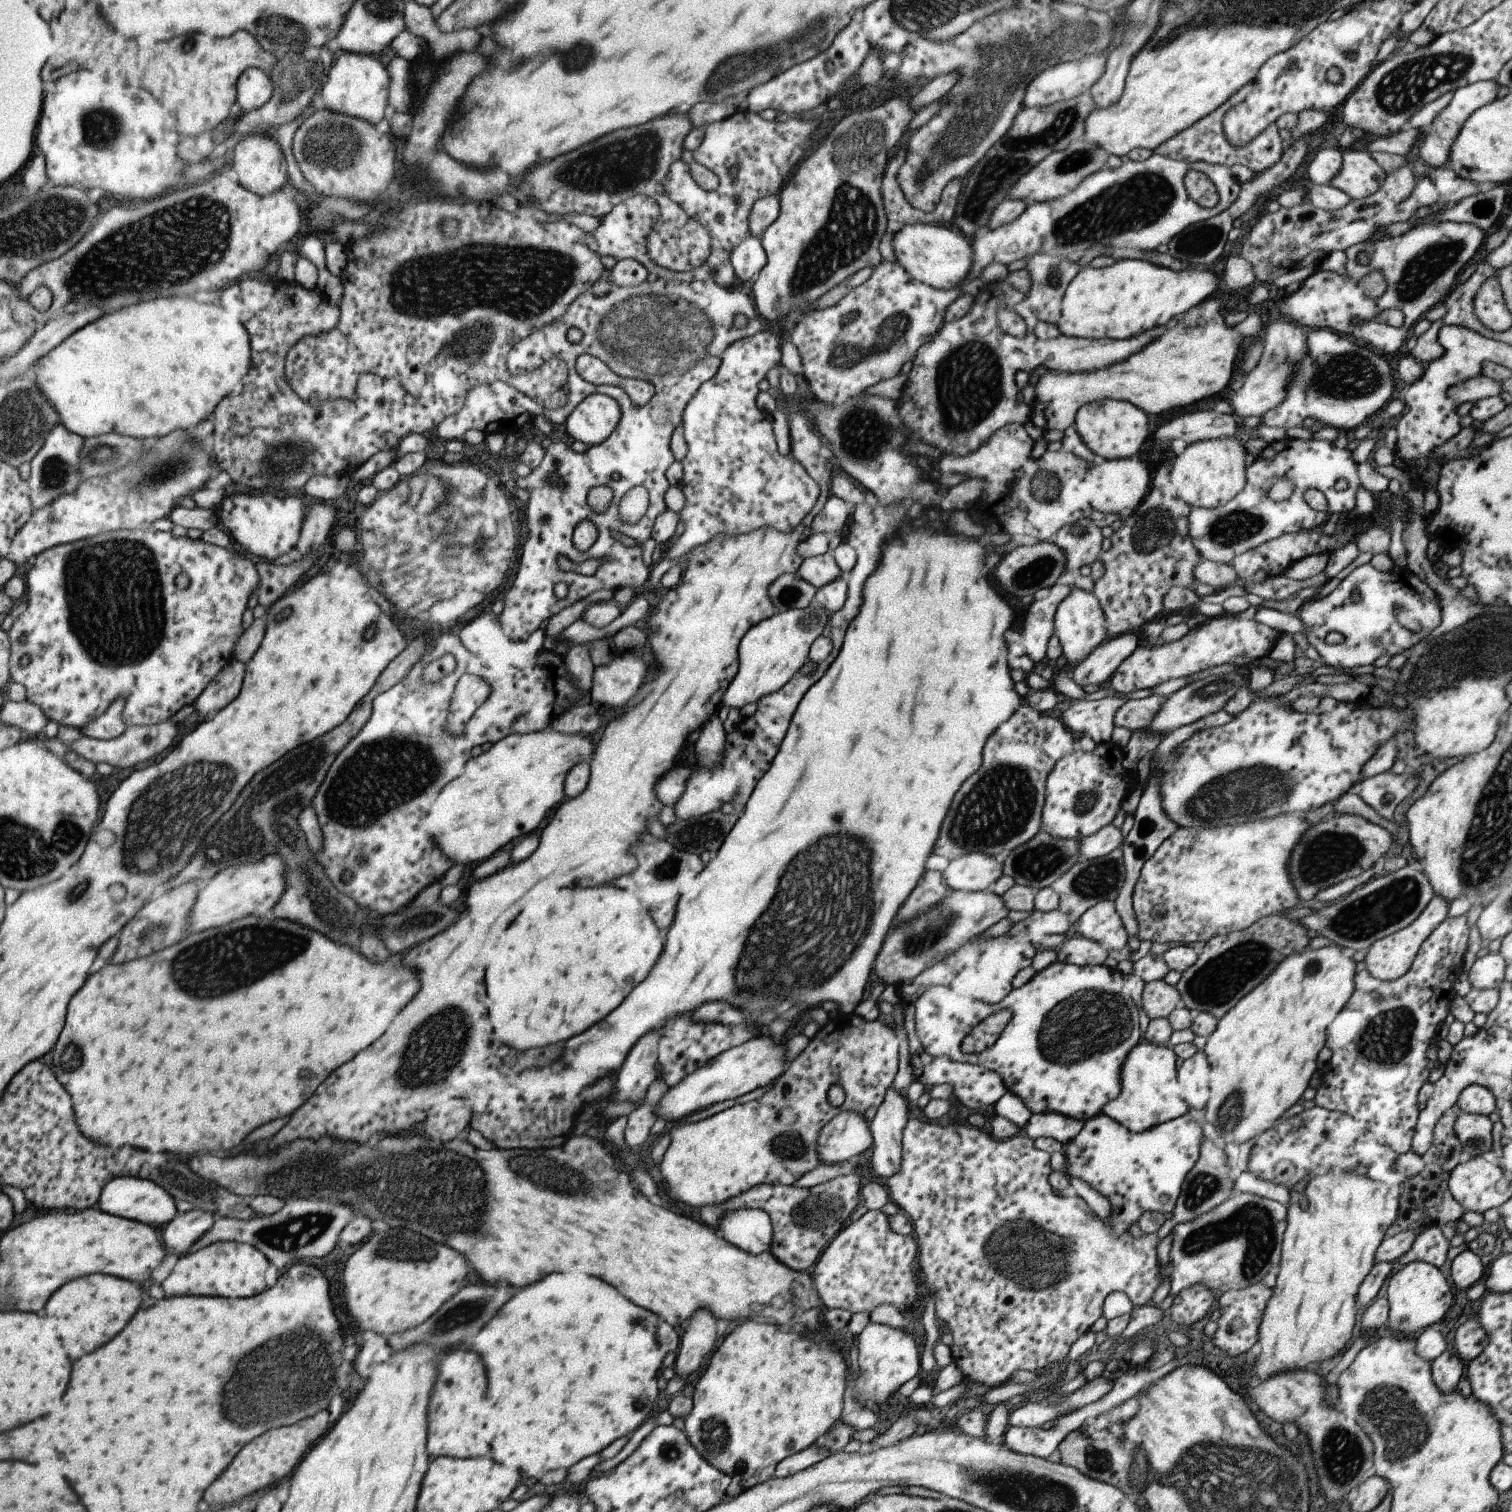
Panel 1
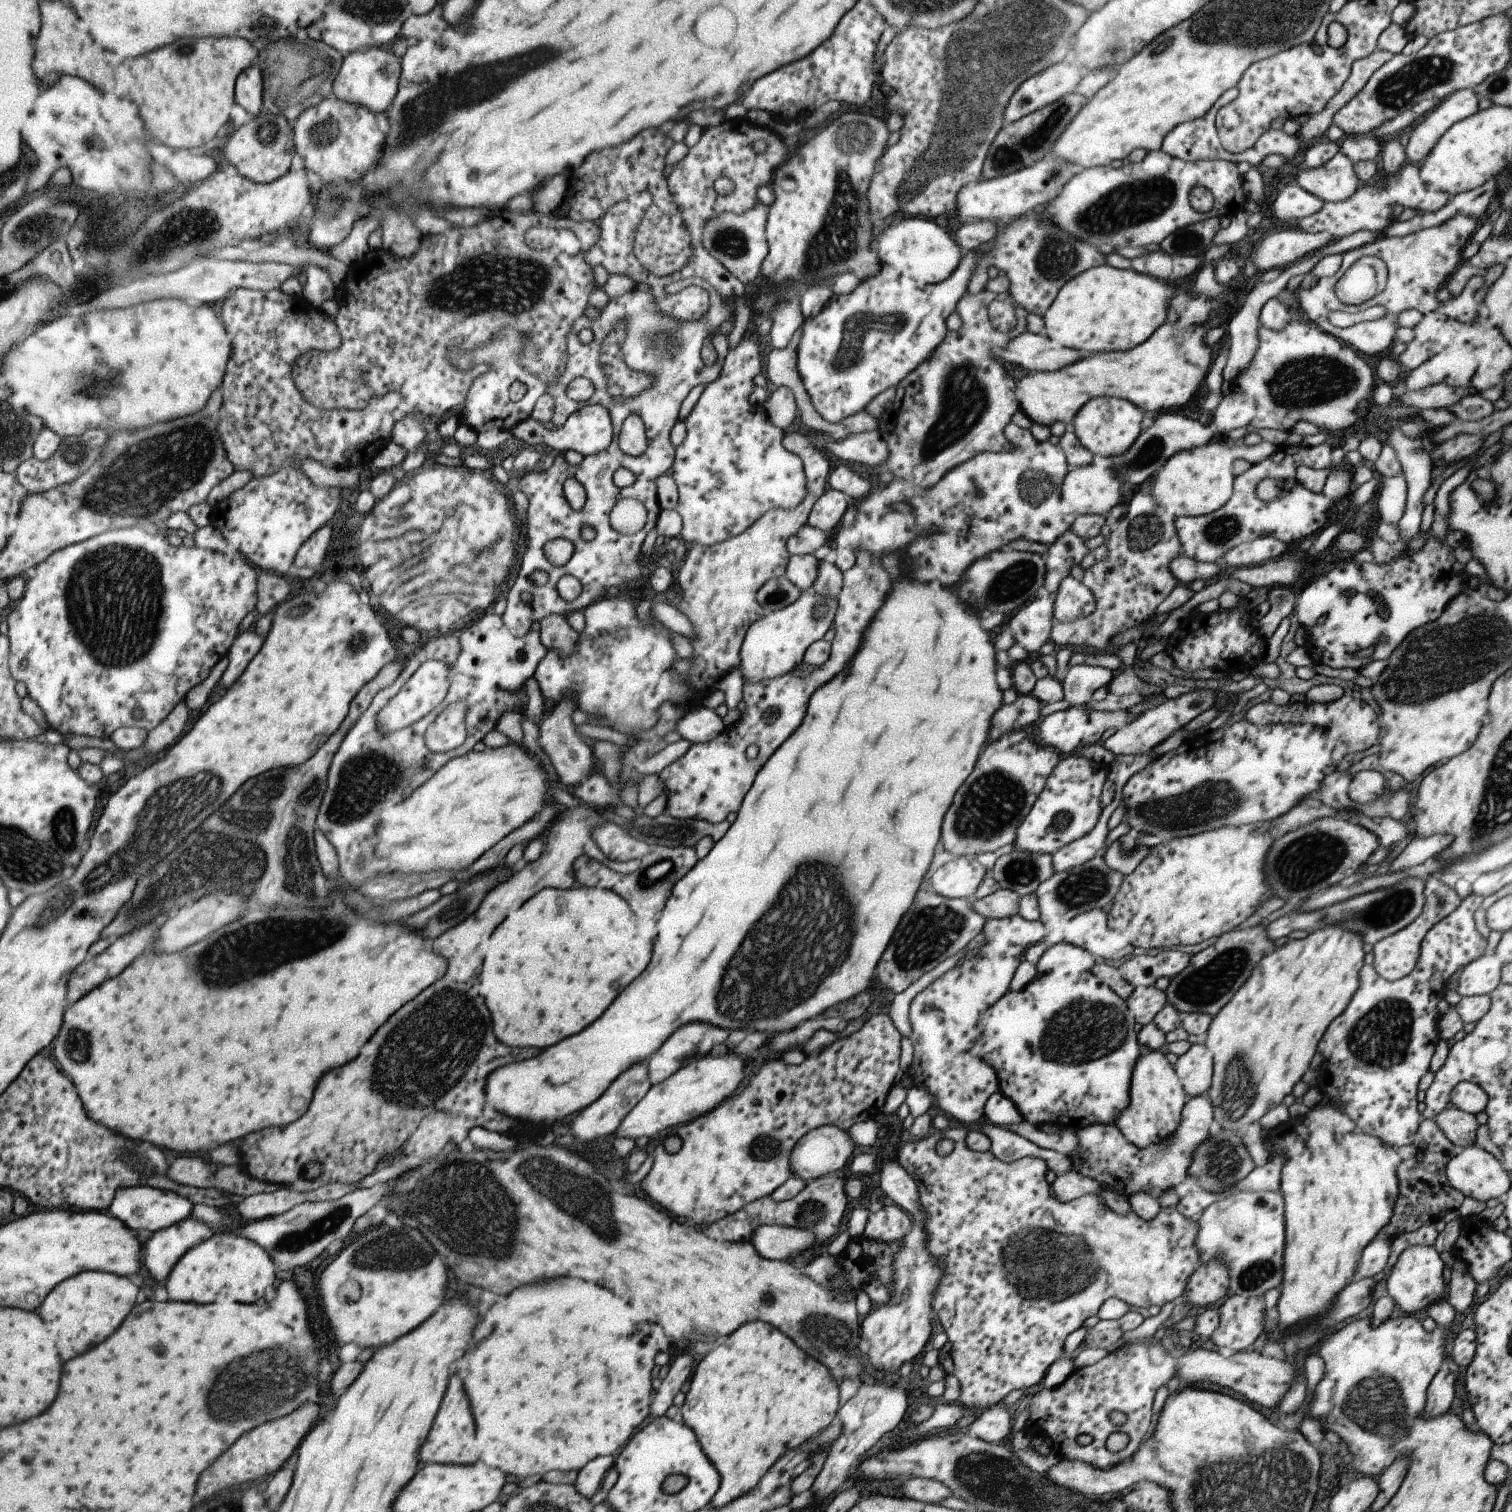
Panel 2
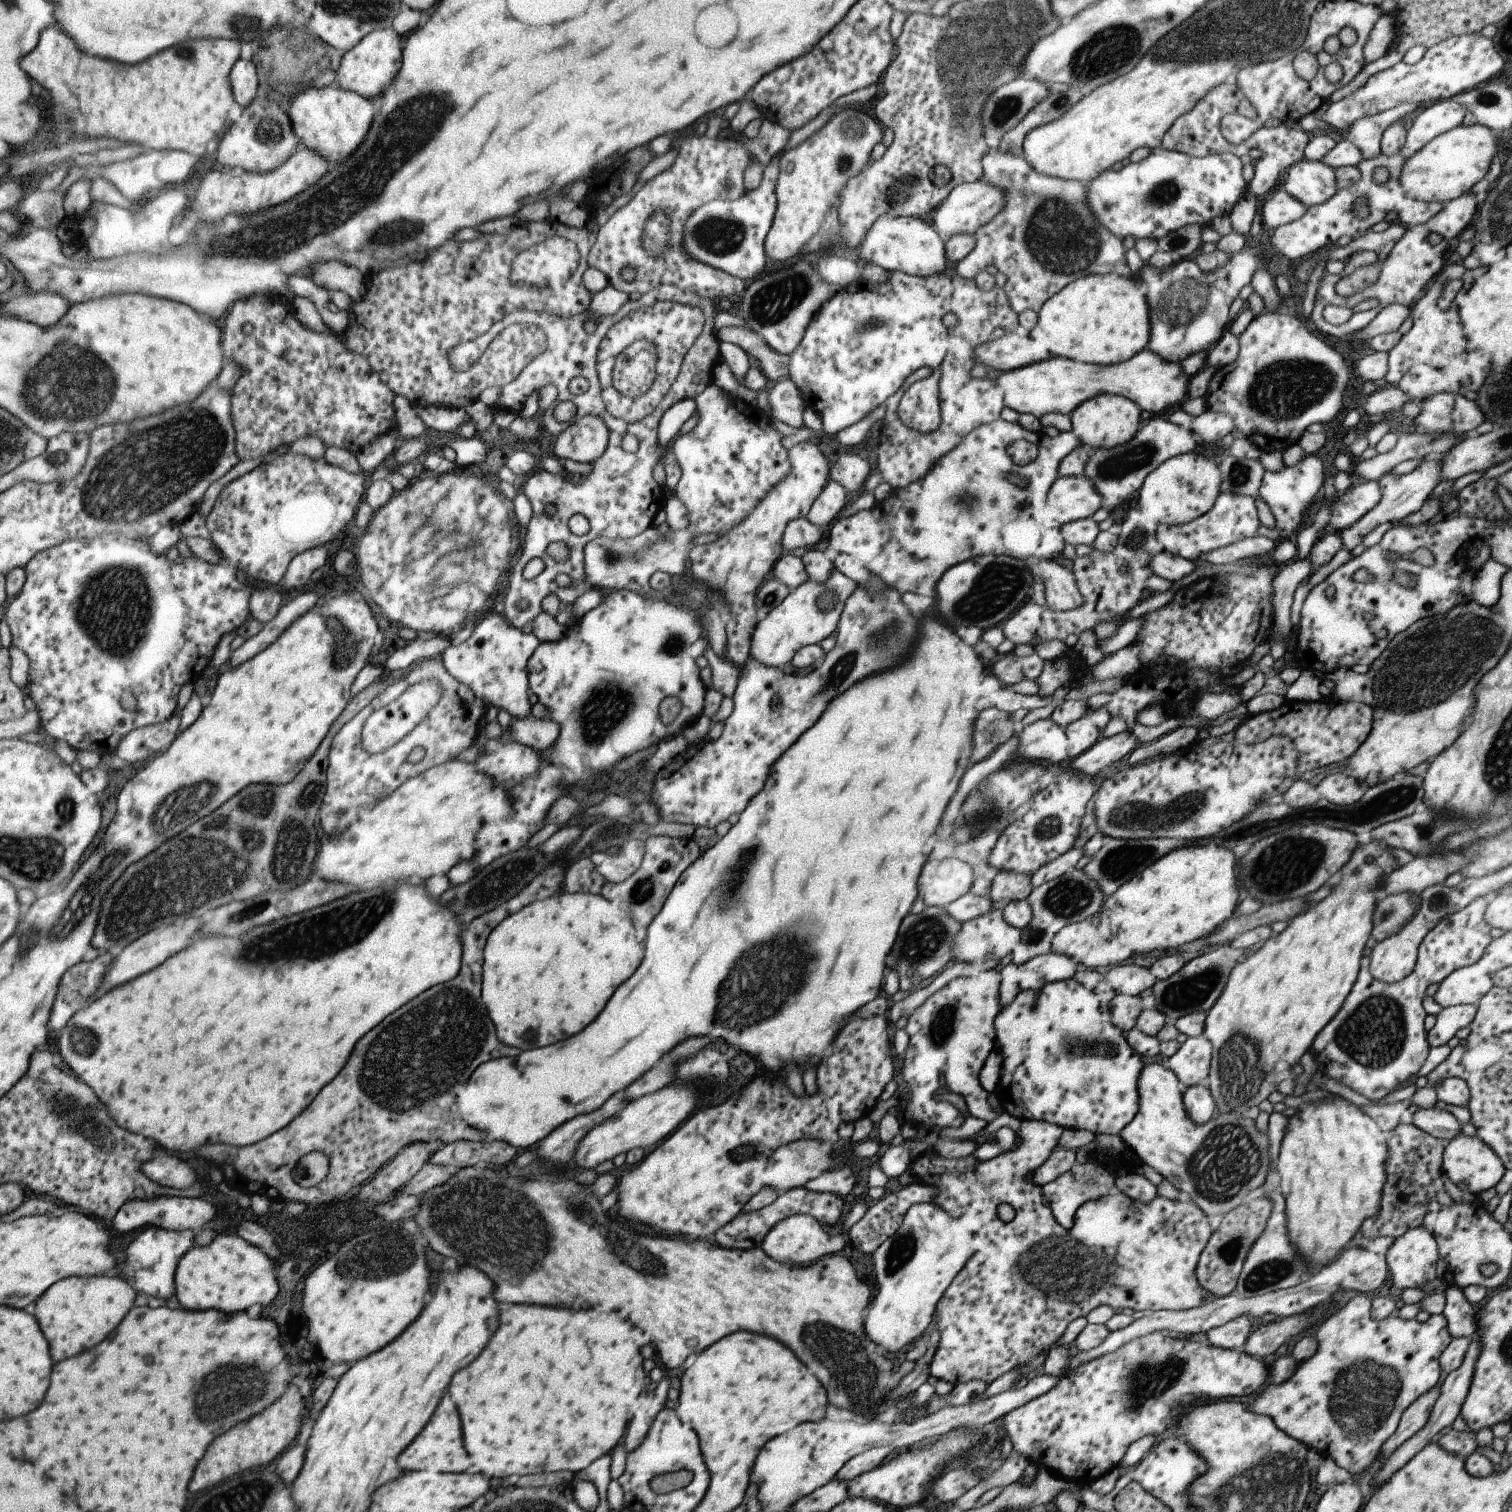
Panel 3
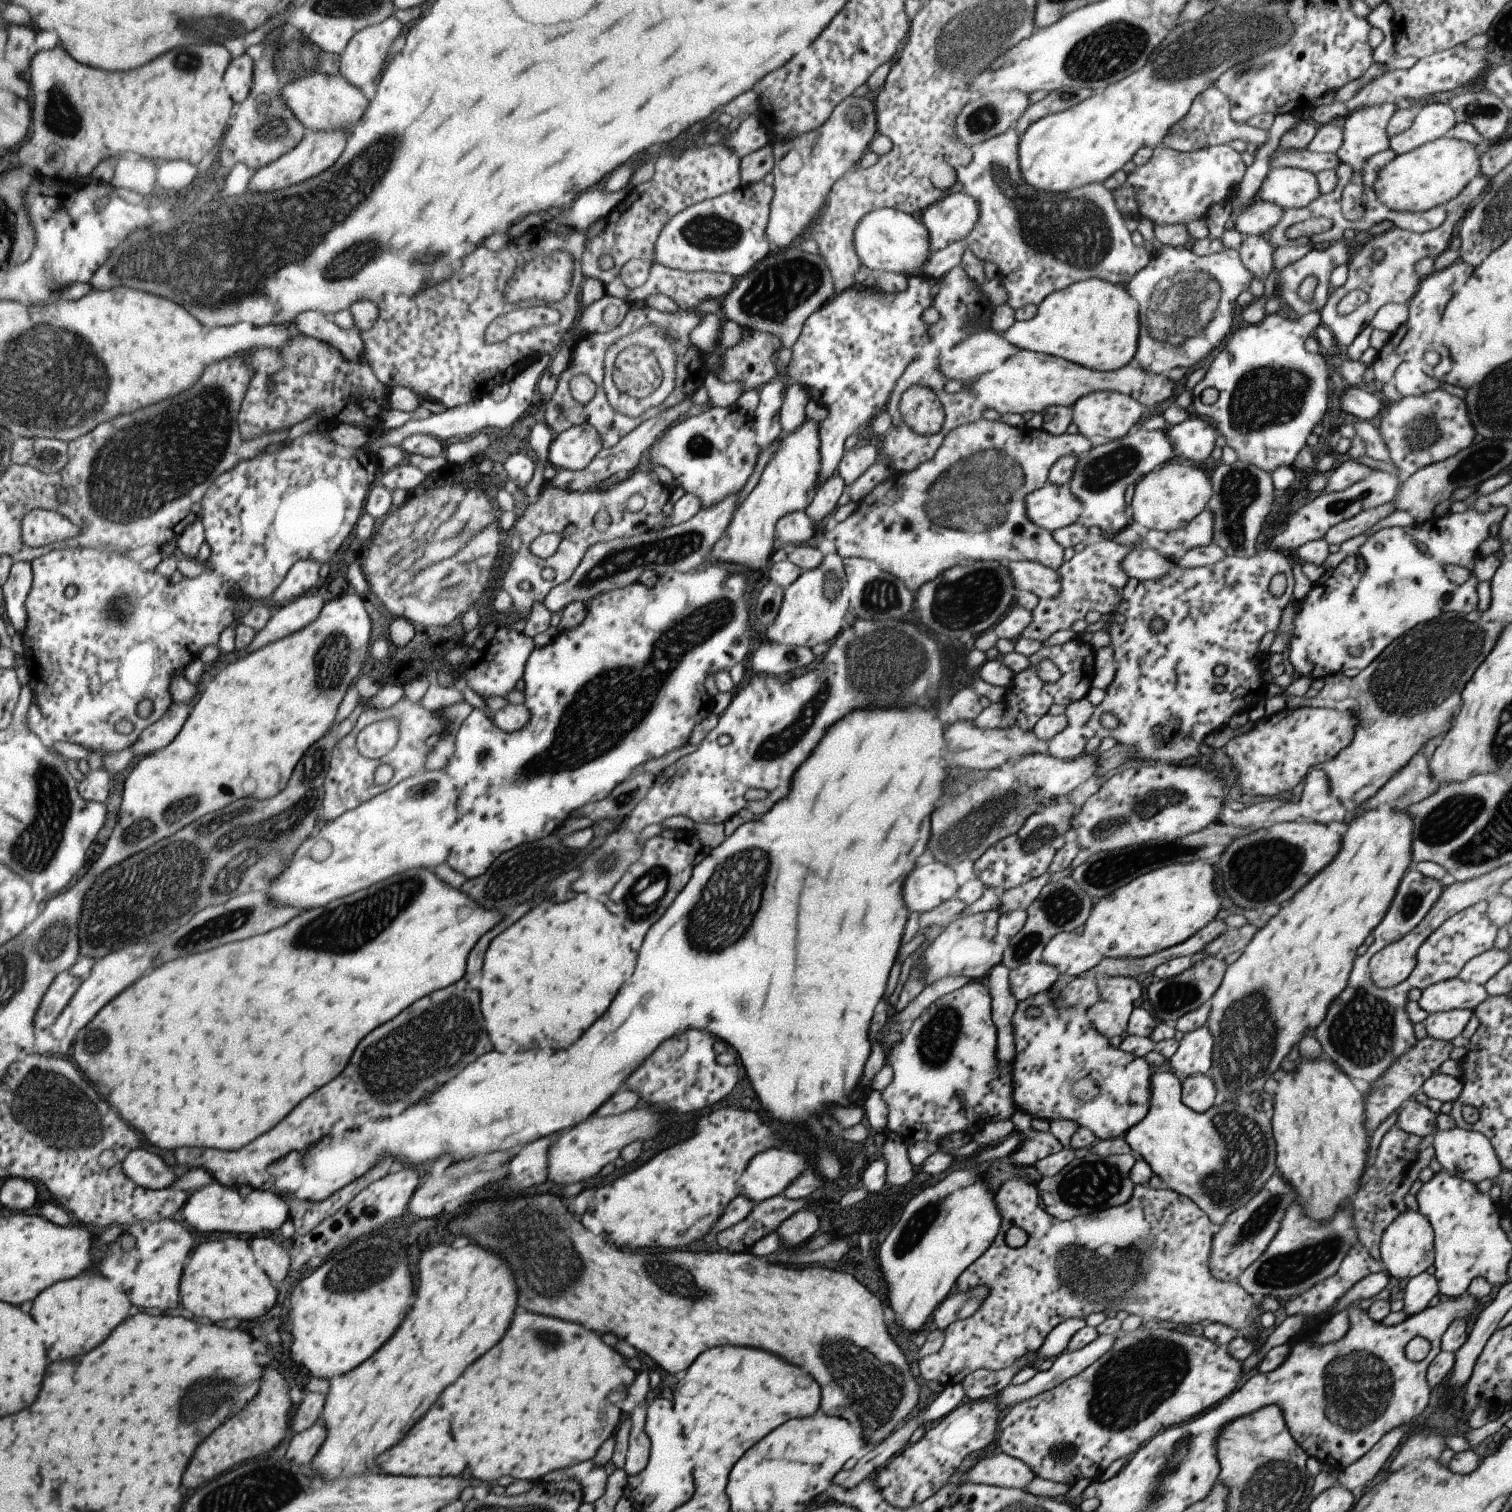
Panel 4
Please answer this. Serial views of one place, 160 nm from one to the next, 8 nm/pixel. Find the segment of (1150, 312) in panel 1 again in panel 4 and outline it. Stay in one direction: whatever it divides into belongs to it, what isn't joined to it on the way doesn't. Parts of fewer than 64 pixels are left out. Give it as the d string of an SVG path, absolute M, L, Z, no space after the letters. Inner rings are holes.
M1091 277L1047 295L1036 306L1033 318L1028 321L1014 321L1006 331L999 334L1007 342L1023 350L1053 355L1096 371L1112 371L1132 361L1138 343L1138 330L1138 304L1129 296L1124 286Z

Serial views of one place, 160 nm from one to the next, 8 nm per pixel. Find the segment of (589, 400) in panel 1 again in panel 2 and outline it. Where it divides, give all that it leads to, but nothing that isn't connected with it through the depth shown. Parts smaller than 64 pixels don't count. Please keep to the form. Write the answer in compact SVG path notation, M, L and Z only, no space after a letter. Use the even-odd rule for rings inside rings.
M600 404L582 405L574 413L571 413L559 428L544 428L540 422L537 422L530 416L517 422L511 431L503 436L513 436L513 438L521 439L526 444L535 445L543 443L550 446L553 450L557 450L559 454L572 450L578 452L582 457L585 455L594 455L597 452L606 449L609 446L612 434L612 424L607 409Z

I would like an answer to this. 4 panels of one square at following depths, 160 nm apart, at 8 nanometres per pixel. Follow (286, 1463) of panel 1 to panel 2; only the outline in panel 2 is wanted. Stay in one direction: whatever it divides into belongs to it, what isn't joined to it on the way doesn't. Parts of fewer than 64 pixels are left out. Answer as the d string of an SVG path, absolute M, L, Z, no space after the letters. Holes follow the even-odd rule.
M311 1402L311 1404L305 1404L303 1408L299 1408L299 1412L293 1412L291 1416L287 1416L287 1418L263 1424L263 1426L255 1428L255 1432L247 1432L247 1436L243 1436L243 1440L239 1440L237 1444L229 1448L215 1462L215 1468L211 1468L211 1472L207 1472L207 1476L203 1476L203 1484L199 1484L199 1496L209 1498L209 1496L217 1494L219 1490L231 1488L235 1484L253 1482L253 1480L263 1478L267 1474L279 1472L285 1466L285 1462L295 1454L295 1450L301 1446L303 1438L313 1430L319 1414L321 1414L319 1404Z

